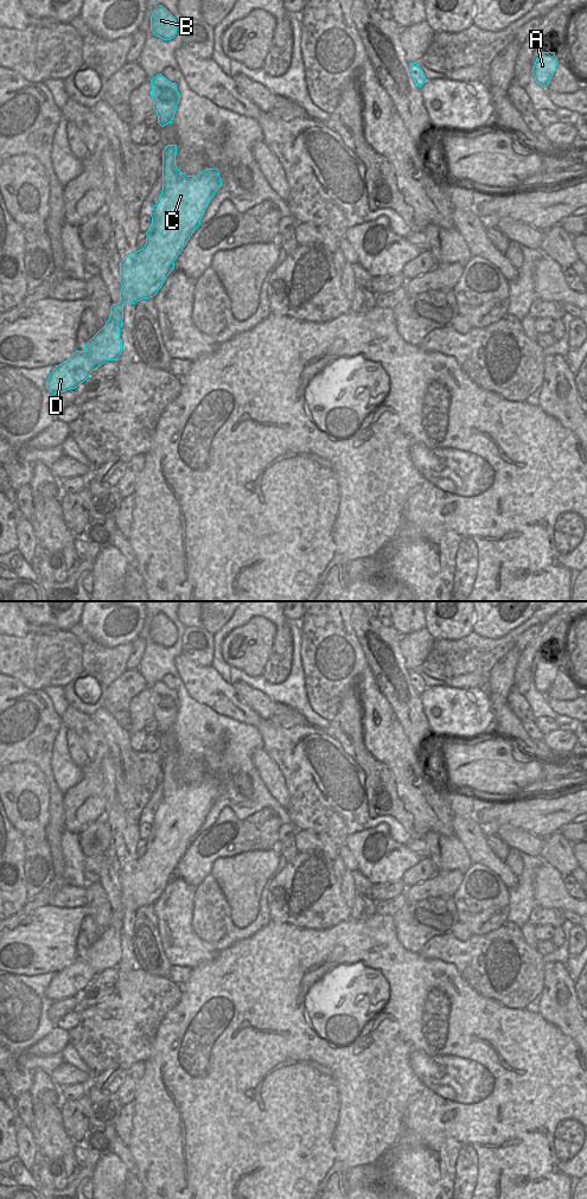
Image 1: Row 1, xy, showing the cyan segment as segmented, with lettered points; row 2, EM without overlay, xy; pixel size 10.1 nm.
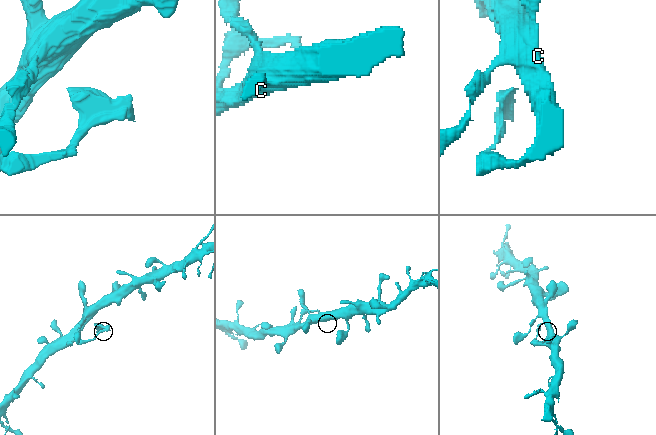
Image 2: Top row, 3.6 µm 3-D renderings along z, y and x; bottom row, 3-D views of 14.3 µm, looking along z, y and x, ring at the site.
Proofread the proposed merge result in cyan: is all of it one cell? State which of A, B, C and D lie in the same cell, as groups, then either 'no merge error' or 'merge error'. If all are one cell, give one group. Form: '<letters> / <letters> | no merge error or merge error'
A B C D | no merge error

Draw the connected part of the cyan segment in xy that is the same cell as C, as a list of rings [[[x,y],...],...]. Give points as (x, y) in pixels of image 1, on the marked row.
[[[167,145],[162,151],[162,191],[157,204],[151,210],[152,223],[146,232],[146,244],[142,249],[127,255],[120,262],[120,301],[113,304],[106,325],[87,343],[84,351],[77,351],[50,374],[46,389],[55,394],[77,388],[90,374],[107,361],[116,361],[122,352],[120,329],[122,327],[123,306],[136,304],[142,299],[153,298],[161,288],[168,274],[174,269],[174,261],[187,241],[200,225],[200,219],[222,179],[217,168],[205,168],[197,176],[186,176],[176,166],[177,145]]]

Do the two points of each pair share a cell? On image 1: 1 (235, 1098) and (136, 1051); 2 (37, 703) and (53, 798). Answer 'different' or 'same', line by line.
1: different
2: same

